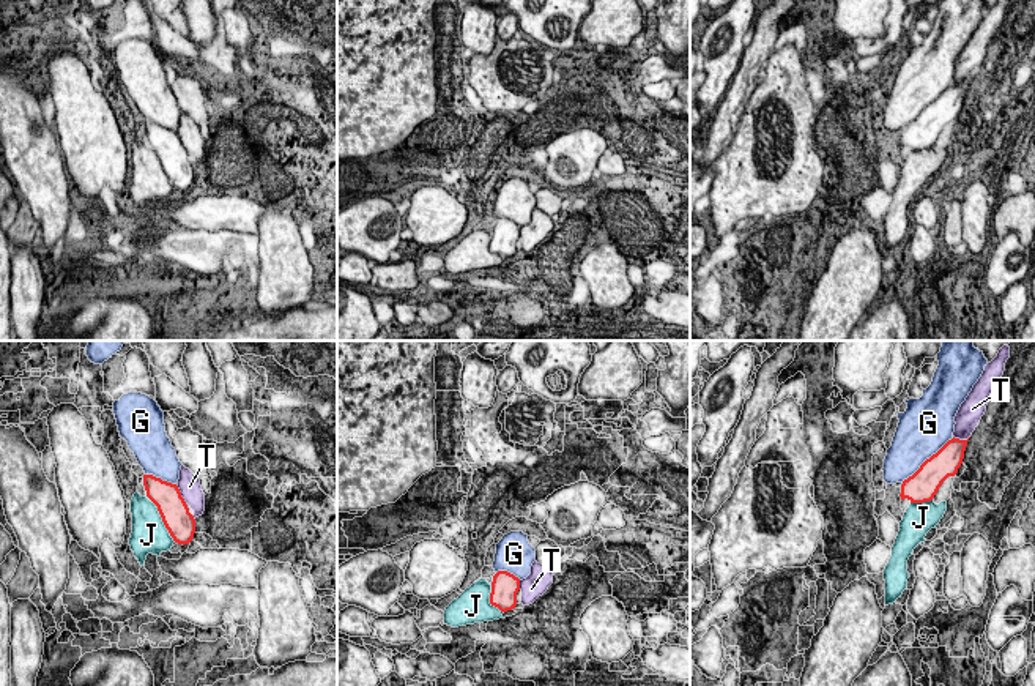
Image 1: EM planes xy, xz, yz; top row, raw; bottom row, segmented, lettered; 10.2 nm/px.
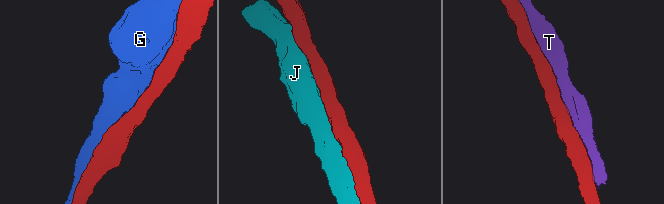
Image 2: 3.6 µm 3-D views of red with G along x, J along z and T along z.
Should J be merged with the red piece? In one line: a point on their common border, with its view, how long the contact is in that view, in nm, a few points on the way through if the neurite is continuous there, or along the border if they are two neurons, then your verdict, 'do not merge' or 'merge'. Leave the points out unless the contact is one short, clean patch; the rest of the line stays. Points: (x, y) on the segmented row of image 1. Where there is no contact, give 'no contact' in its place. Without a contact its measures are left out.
xy (164, 524) | 400 nm | do not merge

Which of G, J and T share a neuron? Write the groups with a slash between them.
G / J / T

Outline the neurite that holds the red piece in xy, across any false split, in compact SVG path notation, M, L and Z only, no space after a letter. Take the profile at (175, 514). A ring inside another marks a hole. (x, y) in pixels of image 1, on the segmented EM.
M143 475L147 497L158 506L165 528L178 544L189 544L195 533L195 519L176 484L153 475Z

